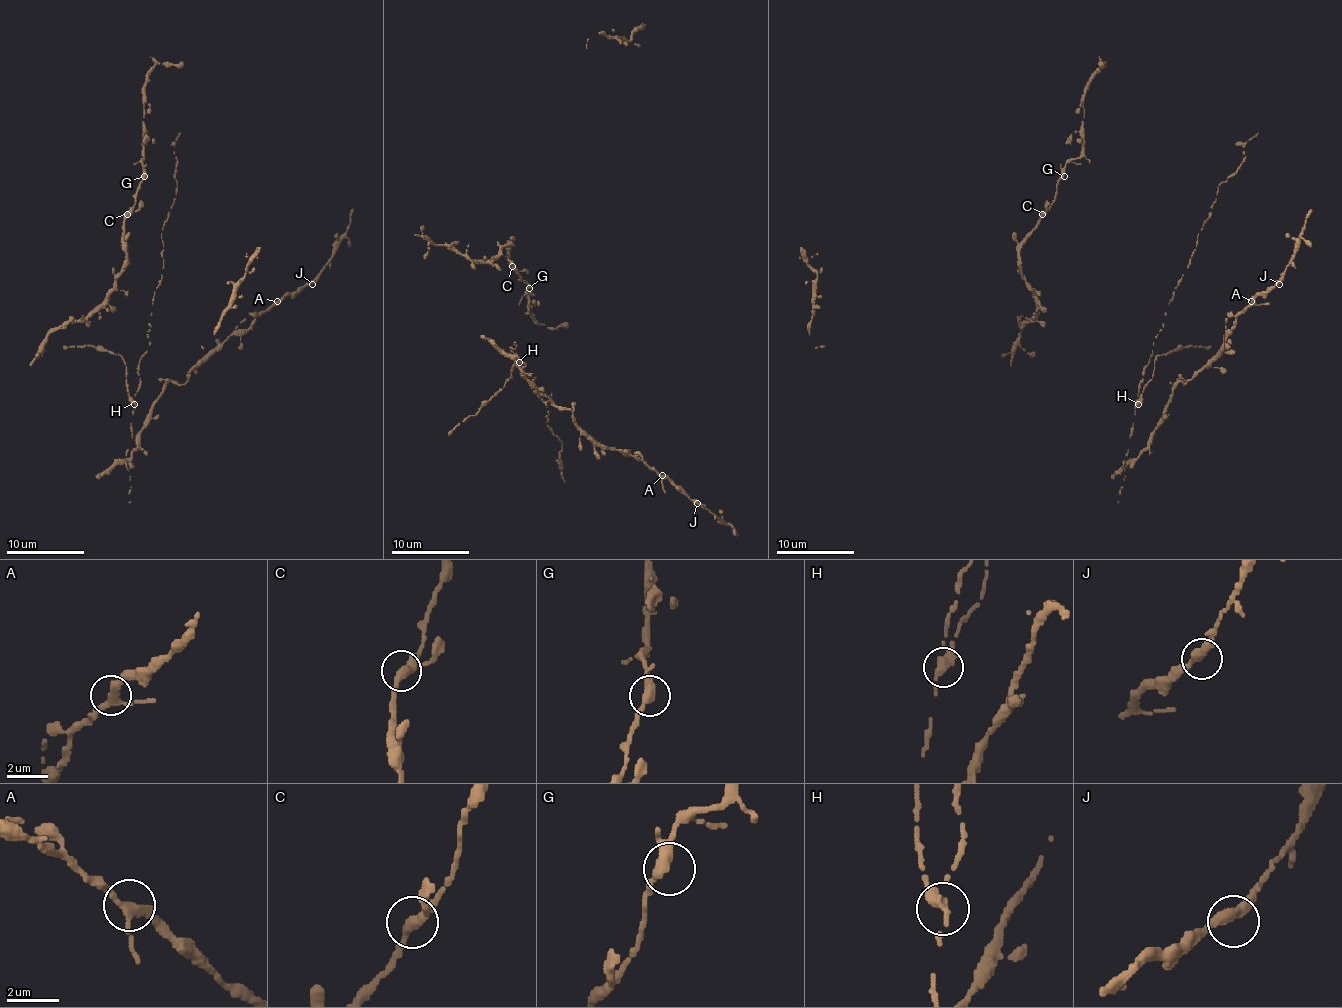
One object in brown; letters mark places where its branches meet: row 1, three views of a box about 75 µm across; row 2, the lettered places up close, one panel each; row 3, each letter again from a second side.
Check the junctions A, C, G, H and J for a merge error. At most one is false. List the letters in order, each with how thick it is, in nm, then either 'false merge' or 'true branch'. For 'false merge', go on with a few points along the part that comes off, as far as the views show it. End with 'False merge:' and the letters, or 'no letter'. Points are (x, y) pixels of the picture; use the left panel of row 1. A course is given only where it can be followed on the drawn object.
A: 280 nm | true branch
C: 280 nm | true branch
G: 300 nm | true branch
H: 300 nm | false merge | (134, 403), (127, 389), (127, 366), (121, 356), (97, 346), (64, 348)
J: 360 nm | true branch
False merge: H

